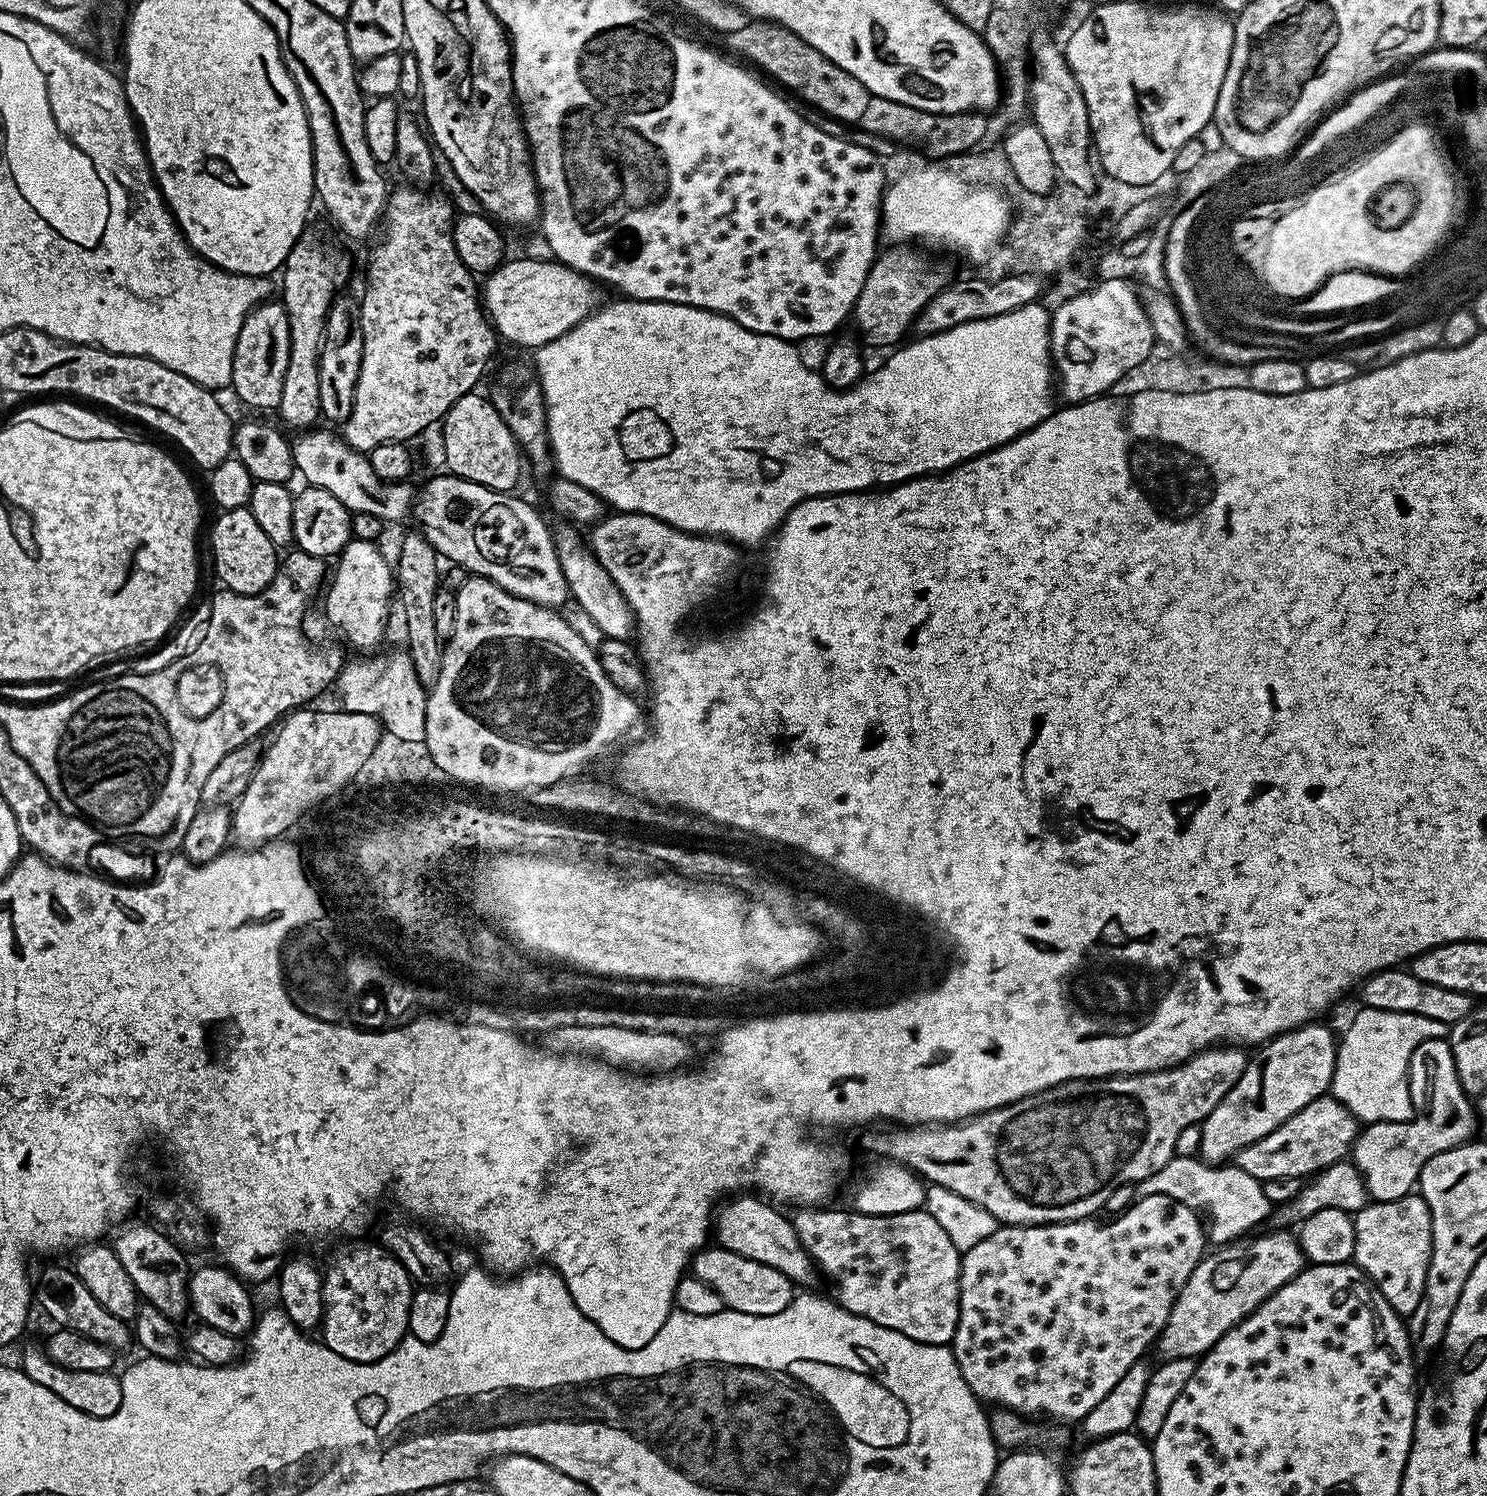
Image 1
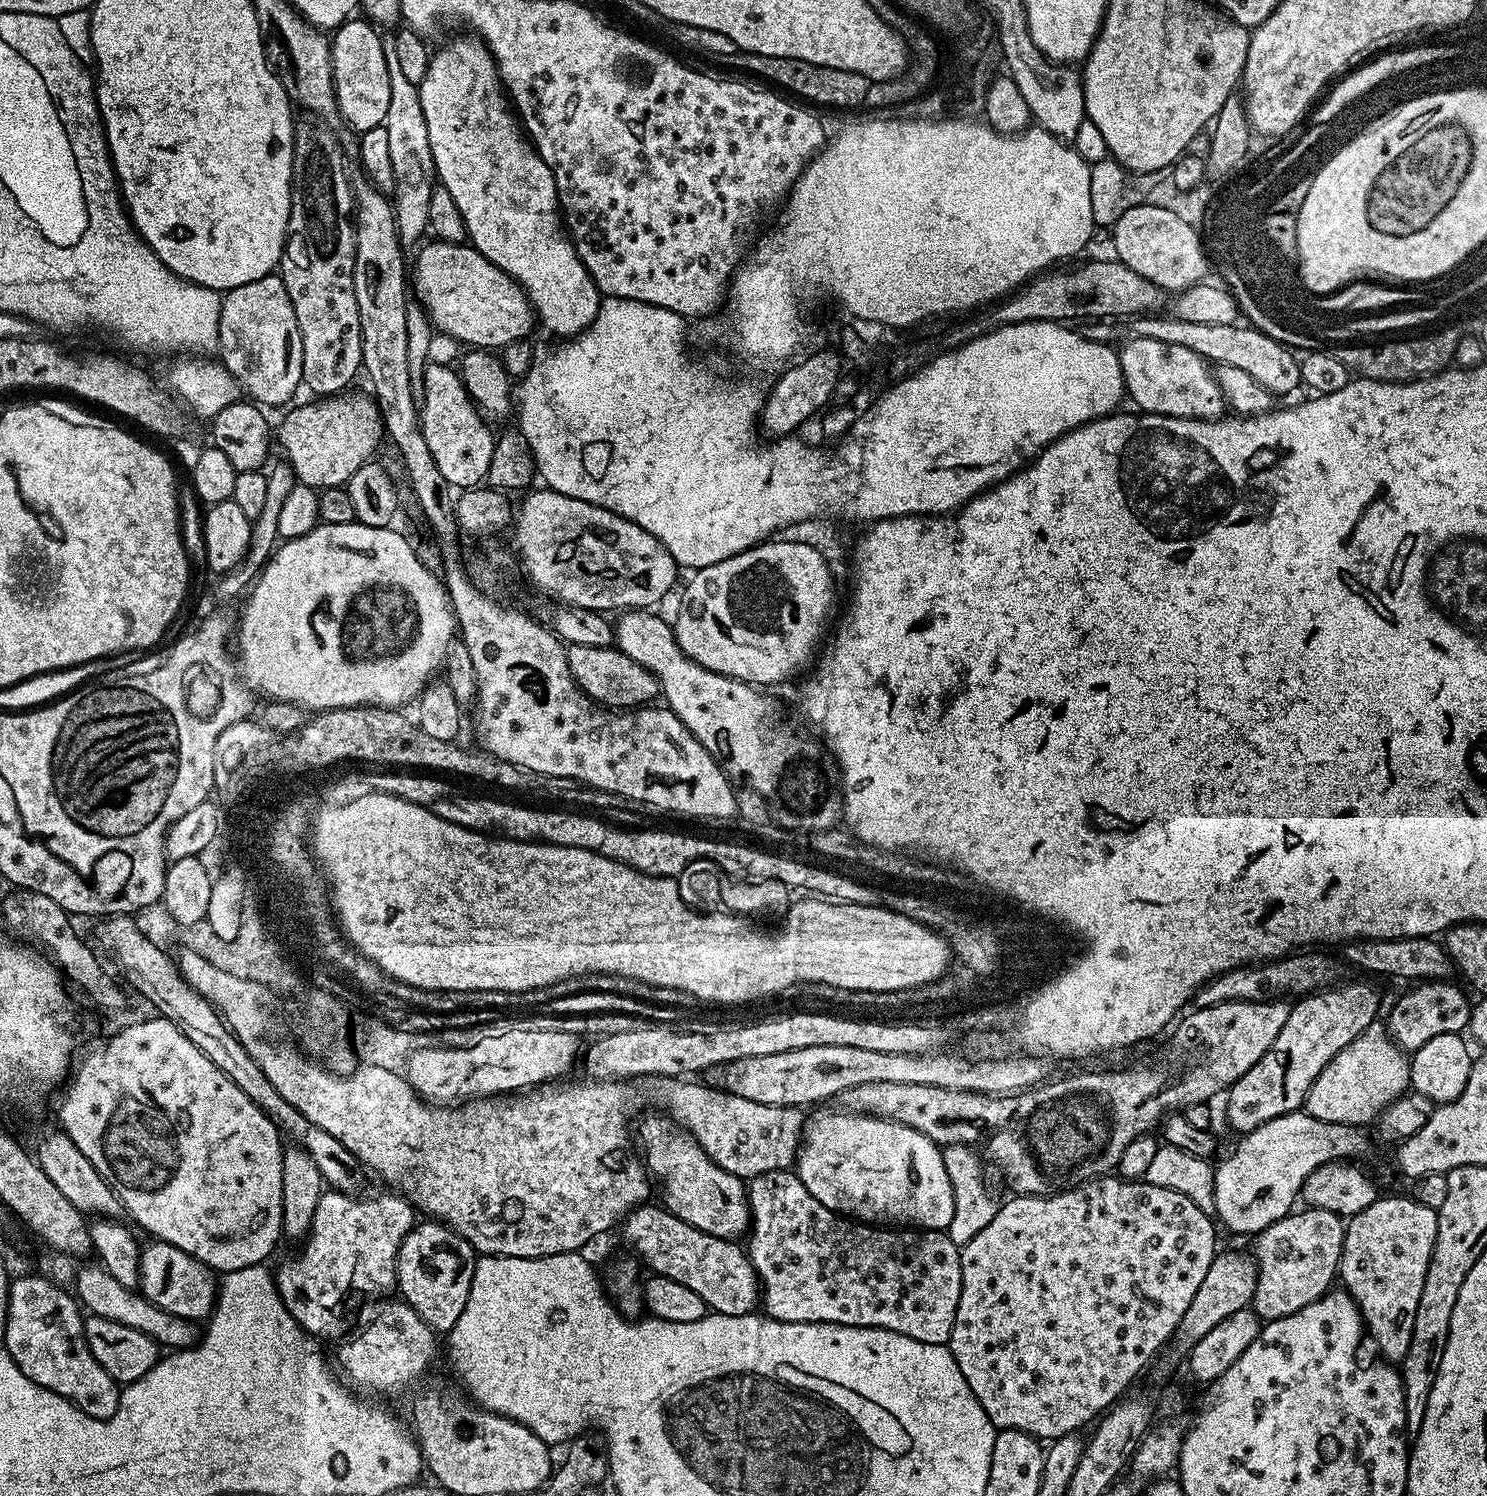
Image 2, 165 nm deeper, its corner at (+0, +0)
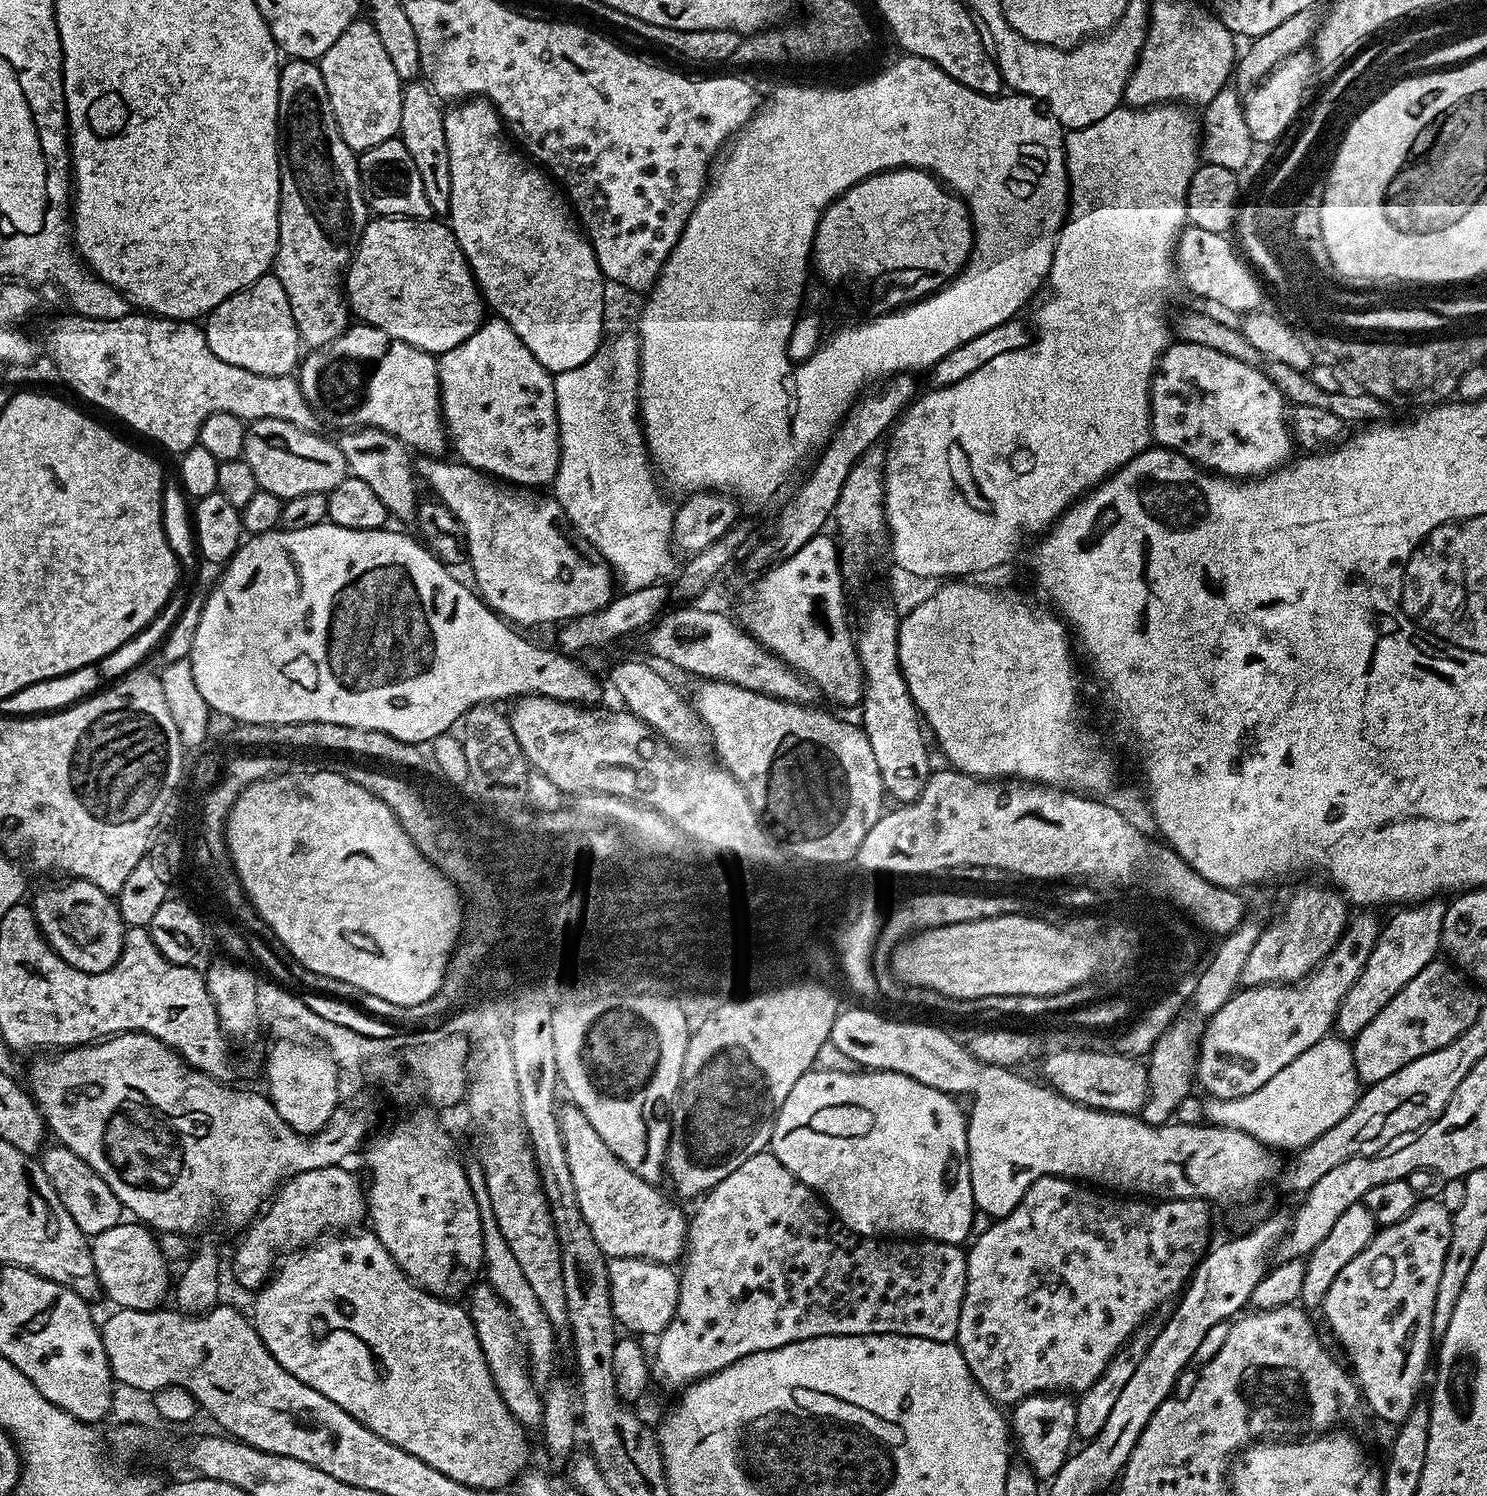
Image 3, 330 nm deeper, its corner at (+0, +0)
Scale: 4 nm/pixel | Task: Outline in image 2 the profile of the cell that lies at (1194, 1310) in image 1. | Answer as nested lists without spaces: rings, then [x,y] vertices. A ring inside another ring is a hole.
[[[1310,1206],[1305,1213],[1294,1213],[1282,1217],[1255,1237],[1254,1259],[1258,1265],[1258,1283],[1256,1283],[1256,1293],[1251,1307],[1261,1321],[1286,1318],[1286,1314],[1298,1314],[1298,1310],[1302,1310],[1304,1306],[1310,1306],[1310,1302],[1322,1298],[1330,1291],[1333,1287],[1332,1279],[1335,1281],[1340,1271],[1345,1227],[1345,1221],[1338,1214]]]

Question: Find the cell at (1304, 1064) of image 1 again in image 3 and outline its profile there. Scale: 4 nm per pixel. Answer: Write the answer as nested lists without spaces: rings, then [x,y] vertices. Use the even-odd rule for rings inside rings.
[[[1432,898],[1415,906],[1401,907],[1404,909],[1394,913],[1388,924],[1386,920],[1370,958],[1366,958],[1362,974],[1358,974],[1354,986],[1350,986],[1346,998],[1342,998],[1336,1011],[1334,1028],[1341,1037],[1355,1038],[1366,1022],[1370,1022],[1370,1018],[1374,1018],[1374,1014],[1378,1014],[1378,1010],[1382,1010],[1382,1006],[1386,1006],[1386,1002],[1390,1002],[1390,998],[1394,998],[1394,994],[1398,994],[1398,990],[1402,990],[1402,986],[1406,986],[1414,974],[1437,959],[1442,948],[1440,931],[1446,907],[1445,901],[1442,901]]]

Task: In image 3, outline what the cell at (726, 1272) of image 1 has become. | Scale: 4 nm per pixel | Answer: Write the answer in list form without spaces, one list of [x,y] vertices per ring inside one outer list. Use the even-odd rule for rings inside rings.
[[[561,1103],[556,1116],[578,1206],[582,1206],[582,1216],[594,1234],[594,1242],[598,1242],[605,1256],[613,1260],[642,1258],[675,1265],[686,1252],[690,1223],[686,1212],[684,1216],[682,1209],[675,1208],[666,1200],[656,1189],[655,1183],[643,1180],[634,1174],[634,1170],[627,1168],[616,1157],[614,1150],[610,1150],[610,1146],[598,1138],[598,1130],[590,1126],[590,1118],[586,1118],[586,1114],[582,1114],[575,1104]]]

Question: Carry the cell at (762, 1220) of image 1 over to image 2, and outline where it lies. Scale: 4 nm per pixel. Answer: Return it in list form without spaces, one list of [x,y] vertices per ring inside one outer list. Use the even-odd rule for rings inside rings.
[[[659,1114],[660,1116],[648,1116],[644,1121],[640,1124],[640,1140],[638,1136],[638,1144],[644,1147],[644,1152],[642,1151],[643,1159],[646,1161],[646,1167],[651,1173],[653,1177],[656,1176],[660,1179],[660,1184],[664,1187],[664,1200],[662,1200],[663,1207],[667,1208],[668,1211],[673,1212],[675,1216],[678,1218],[682,1218],[682,1222],[686,1222],[690,1226],[694,1226],[698,1230],[702,1230],[706,1234],[714,1234],[718,1238],[722,1238],[723,1240],[736,1240],[737,1238],[743,1237],[745,1233],[749,1231],[751,1222],[752,1222],[752,1210],[748,1207],[748,1190],[745,1184],[745,1181],[741,1180],[739,1176],[735,1176],[734,1174],[730,1174],[726,1170],[722,1168],[722,1166],[718,1166],[714,1161],[710,1159],[700,1149],[700,1143],[698,1143],[694,1137],[692,1137],[691,1132],[684,1131],[683,1128],[680,1127],[679,1124],[673,1122],[667,1115]]]

